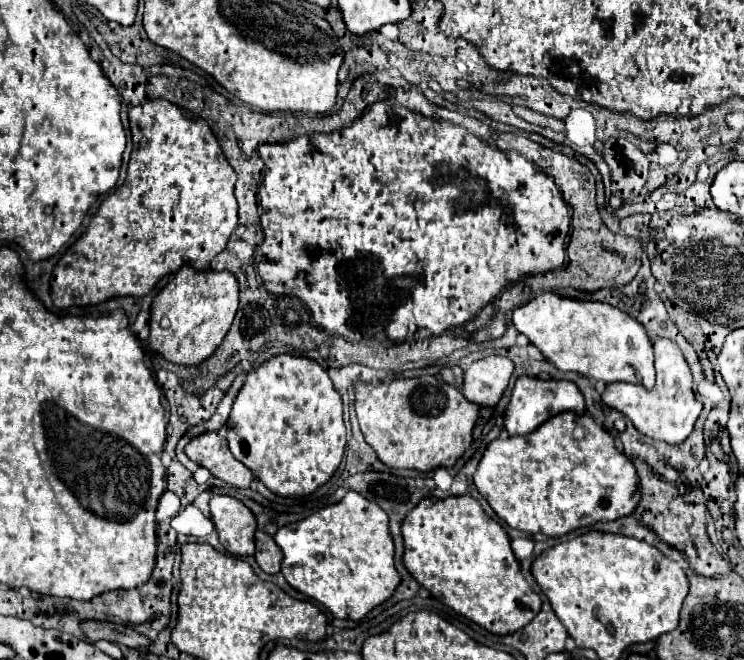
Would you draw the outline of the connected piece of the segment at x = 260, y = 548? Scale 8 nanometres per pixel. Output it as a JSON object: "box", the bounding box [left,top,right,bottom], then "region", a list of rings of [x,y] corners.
{"box":[254,530,284,574],"region":[[[258,530],[256,532],[256,554],[254,554],[254,558],[266,574],[278,574],[284,554],[270,534]]]}

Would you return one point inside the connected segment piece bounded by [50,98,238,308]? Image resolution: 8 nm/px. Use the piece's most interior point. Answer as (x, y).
(177, 207)

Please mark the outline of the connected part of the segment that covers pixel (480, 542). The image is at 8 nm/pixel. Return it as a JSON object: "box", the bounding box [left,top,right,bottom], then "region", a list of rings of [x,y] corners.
{"box":[402,496,542,634],"region":[[[472,496],[422,500],[402,524],[404,564],[436,600],[492,634],[512,634],[540,612],[542,600],[526,582],[504,528]]]}

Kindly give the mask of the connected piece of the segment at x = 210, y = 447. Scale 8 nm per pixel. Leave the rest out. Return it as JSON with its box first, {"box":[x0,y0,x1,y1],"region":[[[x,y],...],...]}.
{"box":[186,432,254,488],"region":[[[206,432],[186,444],[186,456],[212,472],[212,476],[236,486],[250,488],[254,474],[244,468],[238,460],[234,460],[232,452],[228,452],[228,442],[218,432]]]}

